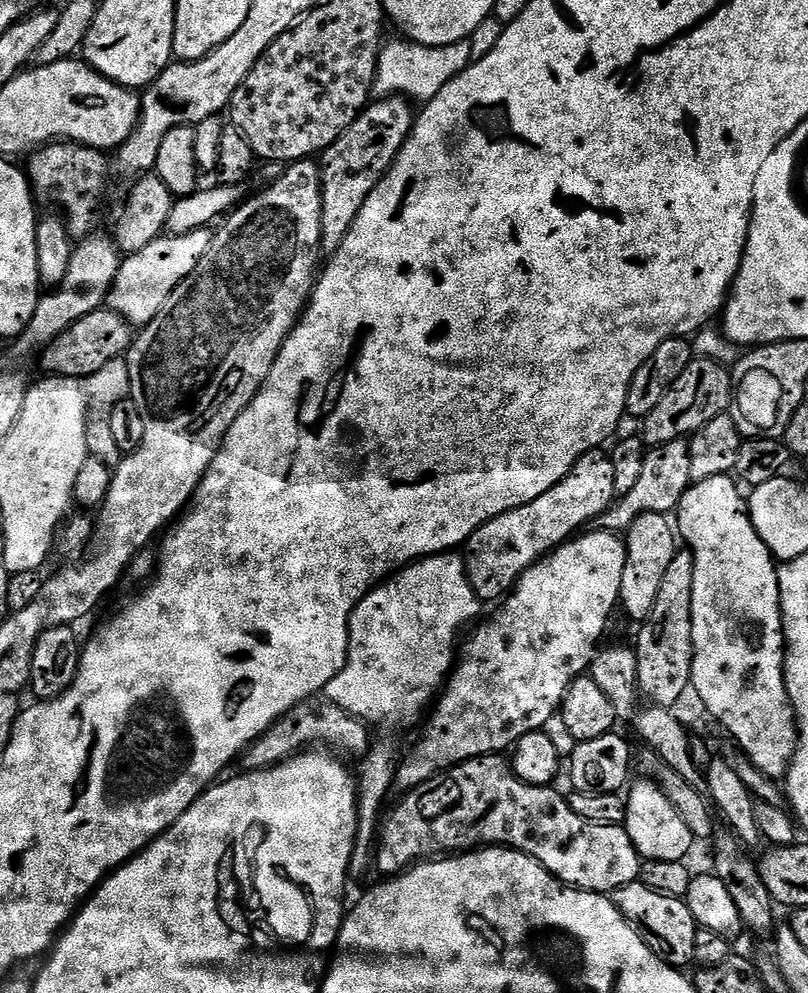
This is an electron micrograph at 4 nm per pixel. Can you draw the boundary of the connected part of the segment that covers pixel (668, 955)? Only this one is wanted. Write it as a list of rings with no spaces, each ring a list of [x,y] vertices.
[[[639,882],[622,886],[617,892],[611,893],[610,899],[658,959],[665,960],[671,968],[681,970],[693,963],[694,938],[698,925],[684,900],[658,894]]]

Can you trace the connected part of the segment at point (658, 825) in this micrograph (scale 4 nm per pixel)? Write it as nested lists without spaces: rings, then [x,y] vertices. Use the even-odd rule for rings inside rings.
[[[655,779],[640,780],[636,785],[634,784],[626,792],[628,809],[623,822],[623,827],[627,828],[630,834],[630,842],[634,842],[638,854],[644,860],[657,860],[658,862],[684,860],[692,844],[694,845],[690,826],[682,822],[678,810],[674,810],[670,798]]]

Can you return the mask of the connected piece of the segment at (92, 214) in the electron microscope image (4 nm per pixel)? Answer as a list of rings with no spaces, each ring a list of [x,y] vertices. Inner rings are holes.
[[[49,142],[27,157],[26,175],[35,199],[41,205],[57,204],[64,208],[62,219],[68,225],[68,233],[74,238],[87,238],[97,231],[96,215],[108,188],[110,160],[99,148],[87,148],[84,144]]]

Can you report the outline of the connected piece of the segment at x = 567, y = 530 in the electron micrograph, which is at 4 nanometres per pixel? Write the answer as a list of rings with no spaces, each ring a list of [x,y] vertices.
[[[597,450],[595,452],[587,452],[572,467],[570,474],[566,474],[566,478],[562,478],[562,482],[550,486],[550,490],[546,490],[546,494],[540,495],[539,498],[534,498],[534,502],[518,506],[506,514],[498,514],[498,518],[493,520],[487,520],[468,539],[467,545],[462,552],[464,568],[468,572],[468,581],[472,589],[476,591],[476,597],[481,602],[496,599],[496,601],[499,601],[501,598],[507,597],[508,593],[515,588],[516,581],[519,580],[522,573],[531,564],[536,563],[537,560],[544,559],[553,548],[560,547],[564,541],[572,539],[581,529],[588,526],[583,526],[583,524],[588,524],[591,520],[592,523],[599,521],[602,513],[607,512],[616,499],[612,457],[607,451]]]

